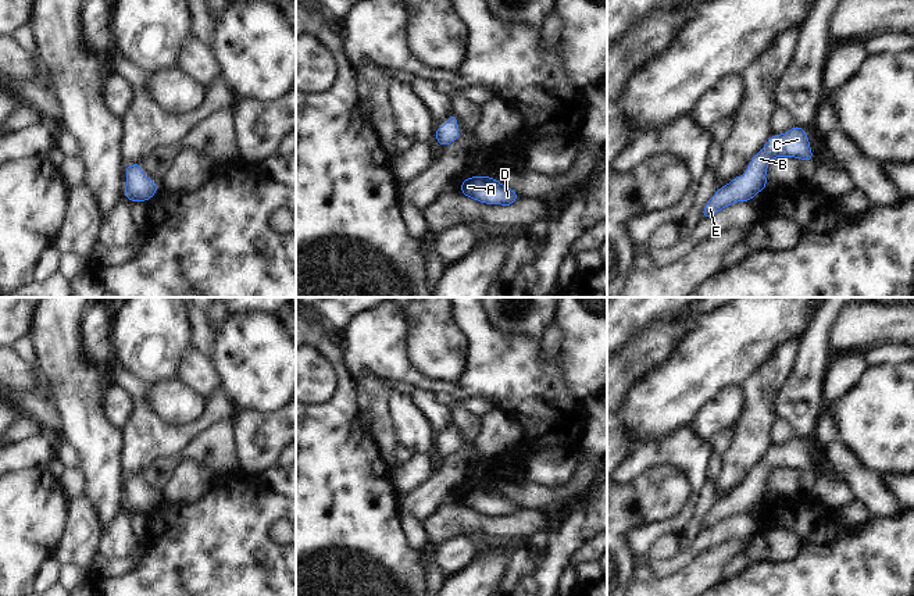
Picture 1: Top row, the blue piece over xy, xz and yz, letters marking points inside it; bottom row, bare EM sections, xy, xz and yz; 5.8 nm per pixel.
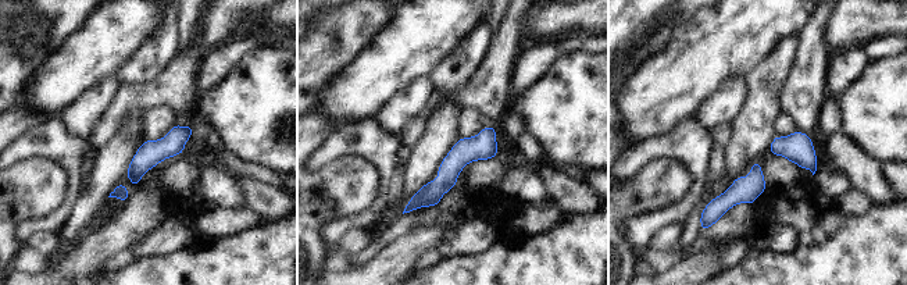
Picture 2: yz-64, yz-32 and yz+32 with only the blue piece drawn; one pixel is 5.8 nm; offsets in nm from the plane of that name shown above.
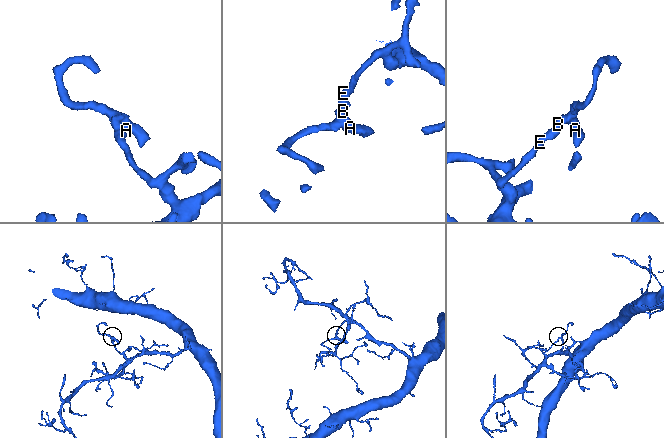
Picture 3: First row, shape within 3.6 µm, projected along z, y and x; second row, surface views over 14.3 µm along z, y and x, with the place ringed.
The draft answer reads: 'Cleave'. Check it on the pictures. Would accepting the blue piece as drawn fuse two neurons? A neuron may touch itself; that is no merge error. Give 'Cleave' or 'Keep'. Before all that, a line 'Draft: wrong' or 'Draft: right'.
Draft: wrong
Keep.

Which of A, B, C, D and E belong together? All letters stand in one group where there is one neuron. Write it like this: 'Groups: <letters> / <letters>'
Groups: A B C D E.

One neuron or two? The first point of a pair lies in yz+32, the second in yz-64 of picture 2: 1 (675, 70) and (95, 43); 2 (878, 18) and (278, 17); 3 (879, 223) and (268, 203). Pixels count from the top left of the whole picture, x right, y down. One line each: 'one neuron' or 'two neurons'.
1: one neuron
2: one neuron
3: two neurons

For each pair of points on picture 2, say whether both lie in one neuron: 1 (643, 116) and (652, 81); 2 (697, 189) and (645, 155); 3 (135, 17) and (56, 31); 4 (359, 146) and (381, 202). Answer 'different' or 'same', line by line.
1: same
2: same
3: different
4: same

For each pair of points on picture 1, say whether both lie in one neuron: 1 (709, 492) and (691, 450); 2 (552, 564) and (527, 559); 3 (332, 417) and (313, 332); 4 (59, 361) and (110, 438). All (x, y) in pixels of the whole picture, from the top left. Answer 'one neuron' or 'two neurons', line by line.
1: two neurons
2: one neuron
3: one neuron
4: one neuron

